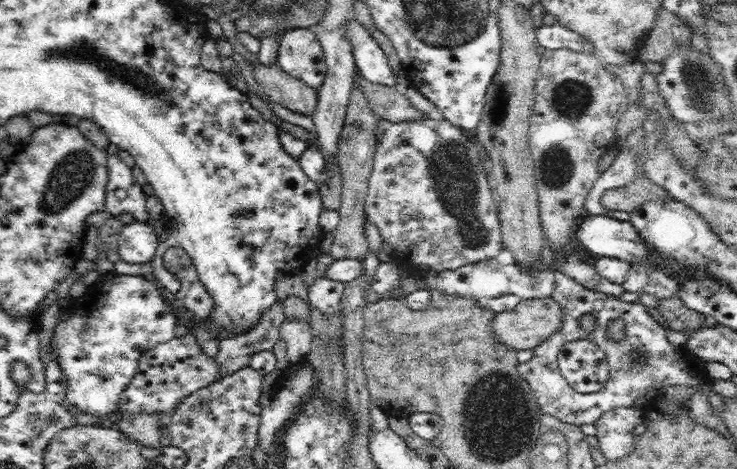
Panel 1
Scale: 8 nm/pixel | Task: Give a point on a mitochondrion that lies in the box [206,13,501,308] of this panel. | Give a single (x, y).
(453, 172)

